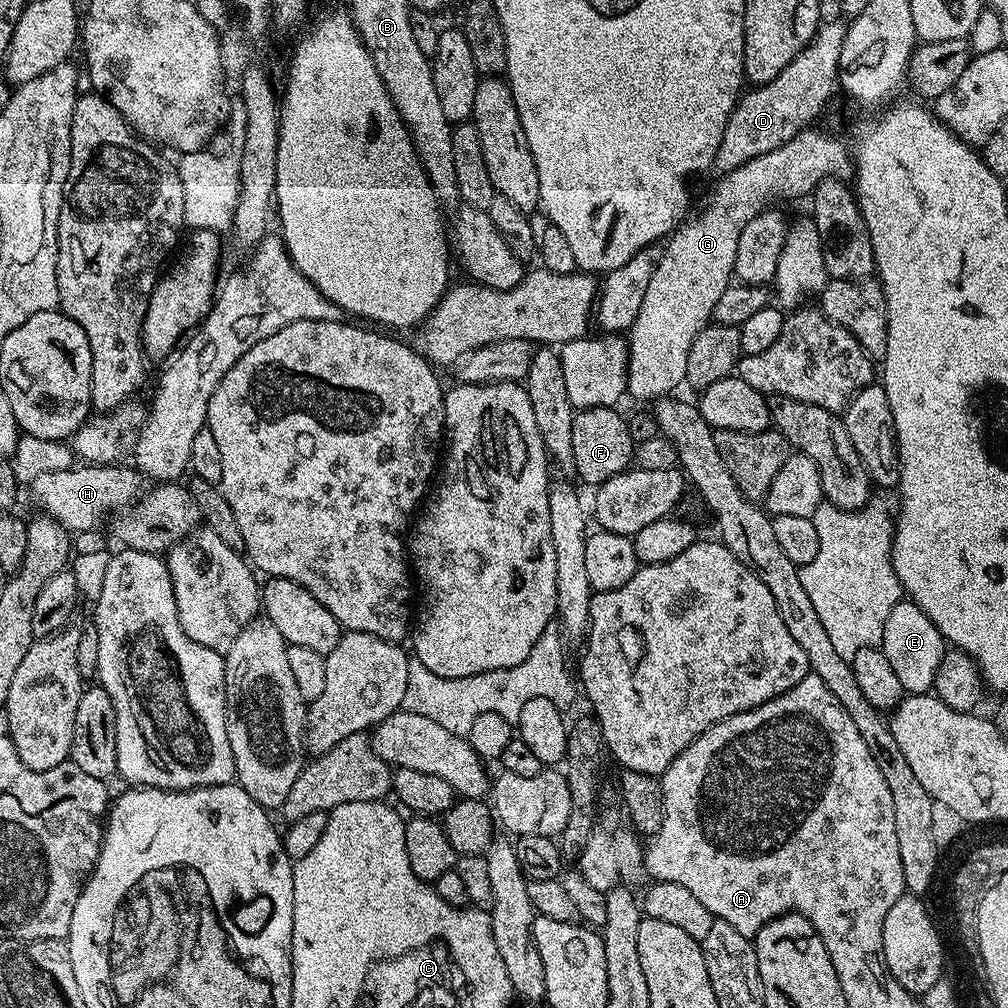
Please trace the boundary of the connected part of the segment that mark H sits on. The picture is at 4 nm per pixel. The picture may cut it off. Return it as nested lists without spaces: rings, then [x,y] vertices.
[[[119,463],[114,464],[89,464],[87,466],[74,466],[70,470],[57,470],[54,474],[42,474],[34,478],[30,486],[32,500],[37,504],[43,515],[57,520],[69,533],[85,532],[91,528],[100,528],[101,525],[113,514],[125,509],[130,504],[136,503],[141,495],[140,480],[142,476],[135,467],[120,468]]]

